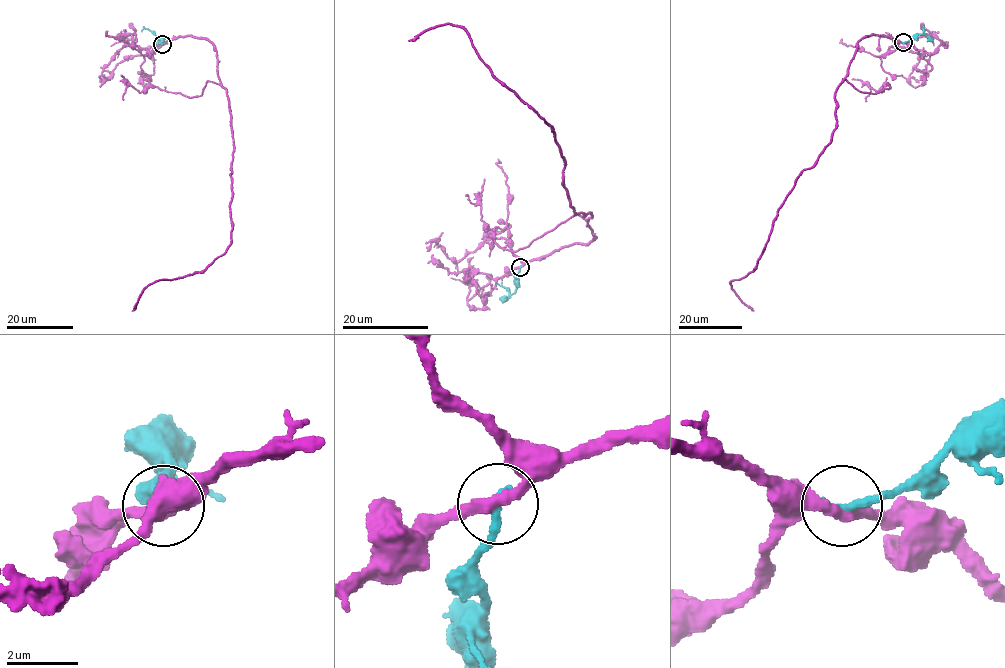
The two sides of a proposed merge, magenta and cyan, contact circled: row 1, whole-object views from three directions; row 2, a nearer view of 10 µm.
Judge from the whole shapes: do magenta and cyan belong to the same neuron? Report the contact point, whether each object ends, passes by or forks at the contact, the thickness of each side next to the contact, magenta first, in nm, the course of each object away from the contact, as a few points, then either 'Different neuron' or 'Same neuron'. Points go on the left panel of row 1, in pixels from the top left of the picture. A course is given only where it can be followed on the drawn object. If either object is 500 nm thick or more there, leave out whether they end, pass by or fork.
Place: (162, 44). At the ring magenta passes by. At the ring cyan ends. Thickness 300 nm (magenta) against 260 nm. Course of magenta: (162, 44), (187, 35), (207, 38), (214, 45), (233, 141), (231, 244), (202, 270), (150, 283), (131, 311). Course of cyan: (162, 44), (162, 37), (147, 29), (141, 31). Different neuron

